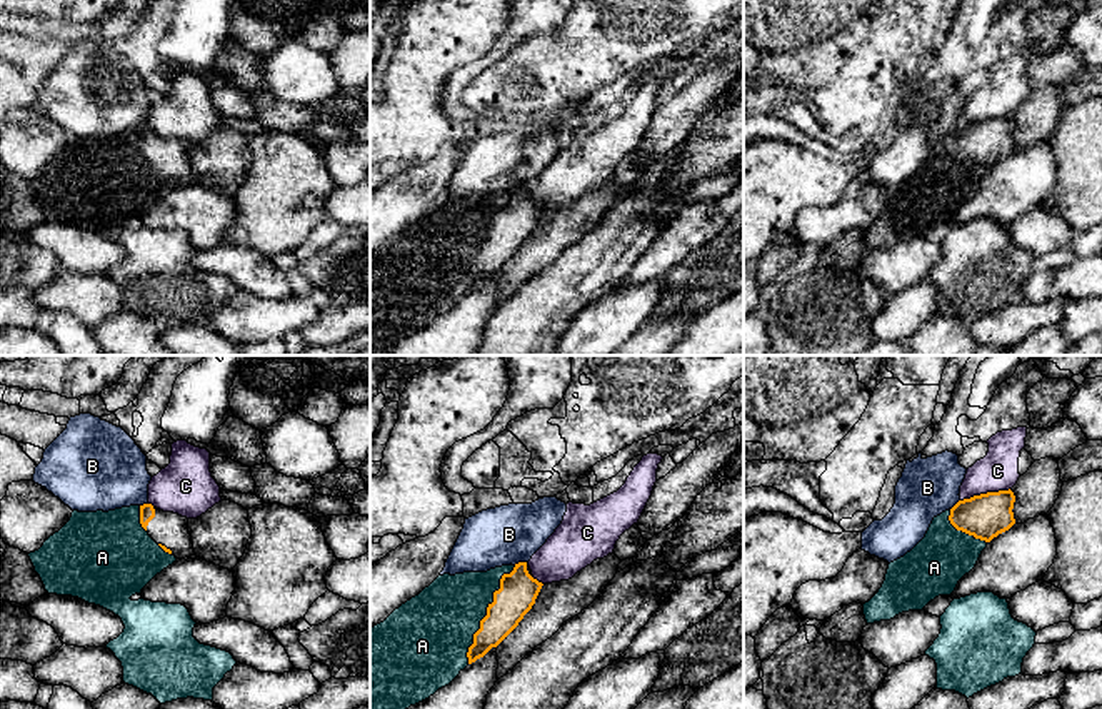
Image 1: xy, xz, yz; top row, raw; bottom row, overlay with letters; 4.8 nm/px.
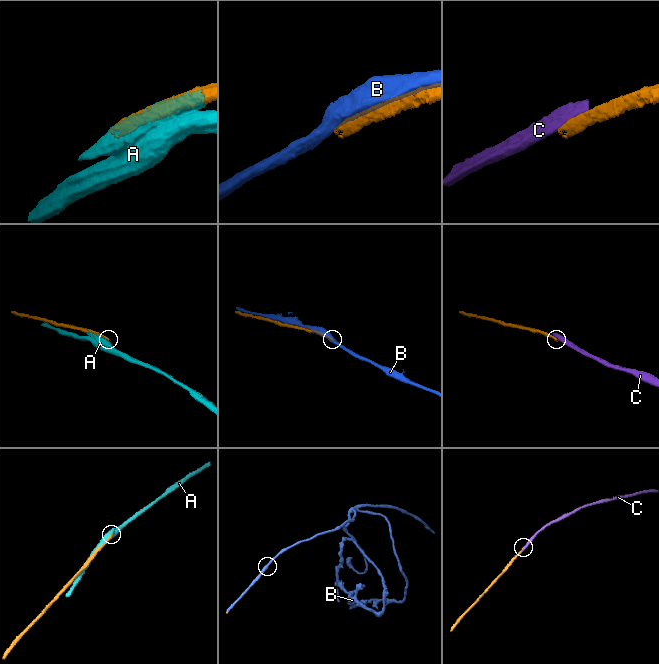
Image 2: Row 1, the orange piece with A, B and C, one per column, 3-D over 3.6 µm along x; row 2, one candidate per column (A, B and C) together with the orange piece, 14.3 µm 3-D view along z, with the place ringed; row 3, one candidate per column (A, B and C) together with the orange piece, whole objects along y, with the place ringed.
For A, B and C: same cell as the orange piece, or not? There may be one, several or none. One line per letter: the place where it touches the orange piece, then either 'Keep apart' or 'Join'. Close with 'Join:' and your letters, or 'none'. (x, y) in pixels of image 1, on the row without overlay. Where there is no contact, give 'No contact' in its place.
A: Touches orange at xz (487, 239). Keep apart
B: Touches orange at xz (519, 189). Keep apart
C: Touches orange at yz (984, 120). Keep apart
Join: none

